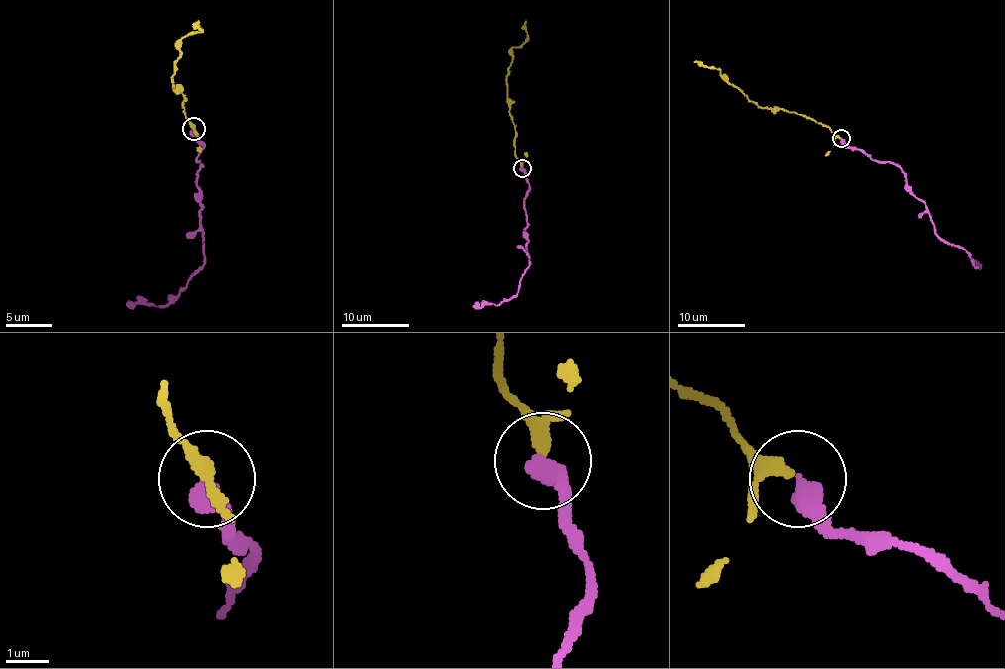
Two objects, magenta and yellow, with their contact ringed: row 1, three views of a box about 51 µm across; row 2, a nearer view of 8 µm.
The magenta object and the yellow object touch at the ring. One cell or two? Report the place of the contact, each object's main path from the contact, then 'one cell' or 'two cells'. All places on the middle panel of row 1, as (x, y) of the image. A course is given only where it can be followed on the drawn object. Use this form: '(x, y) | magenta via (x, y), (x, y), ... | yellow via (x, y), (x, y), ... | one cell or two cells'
(522, 168) | magenta via (522, 168), (529, 185), (524, 200), (529, 264), (520, 278), (519, 291), (502, 303), (473, 305) | yellow via (522, 167), (515, 157), (507, 86), (512, 49), (520, 45), (527, 37), (526, 20) | one cell

